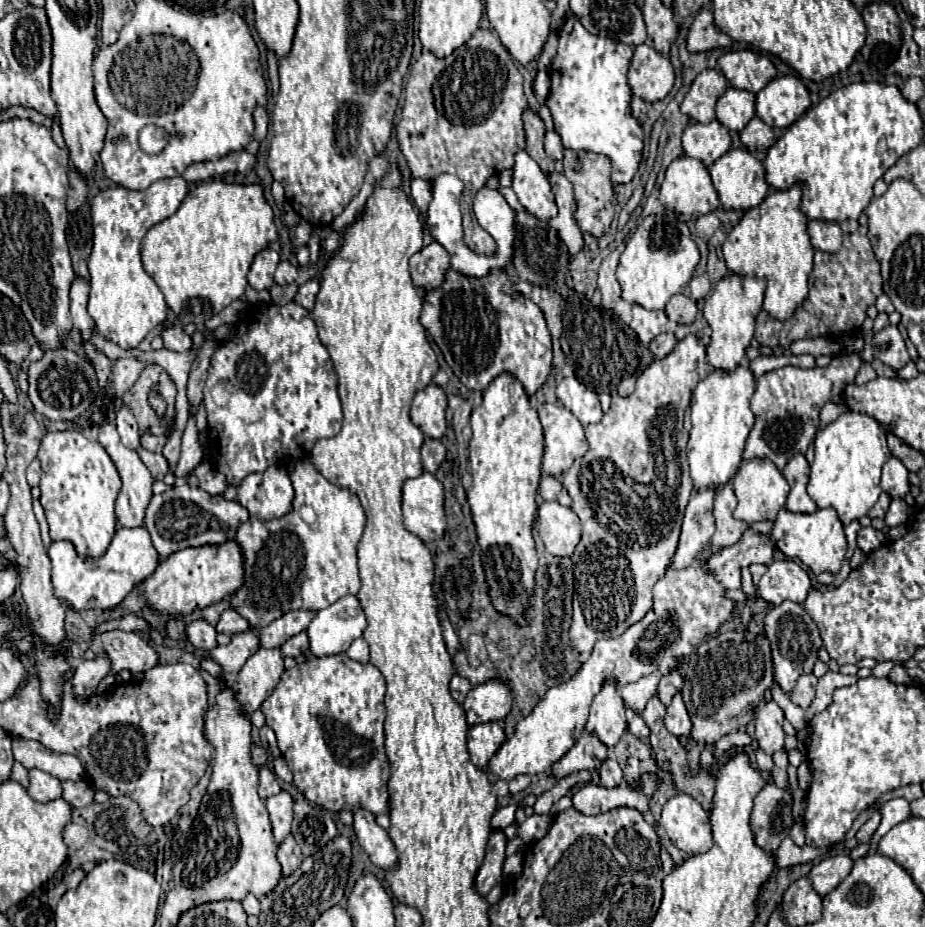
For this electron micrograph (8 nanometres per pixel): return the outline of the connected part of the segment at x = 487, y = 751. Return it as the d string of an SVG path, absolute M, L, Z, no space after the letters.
M481 723L473 725L467 731L467 749L471 755L471 763L479 769L487 769L489 759L505 741L505 733L499 723Z

